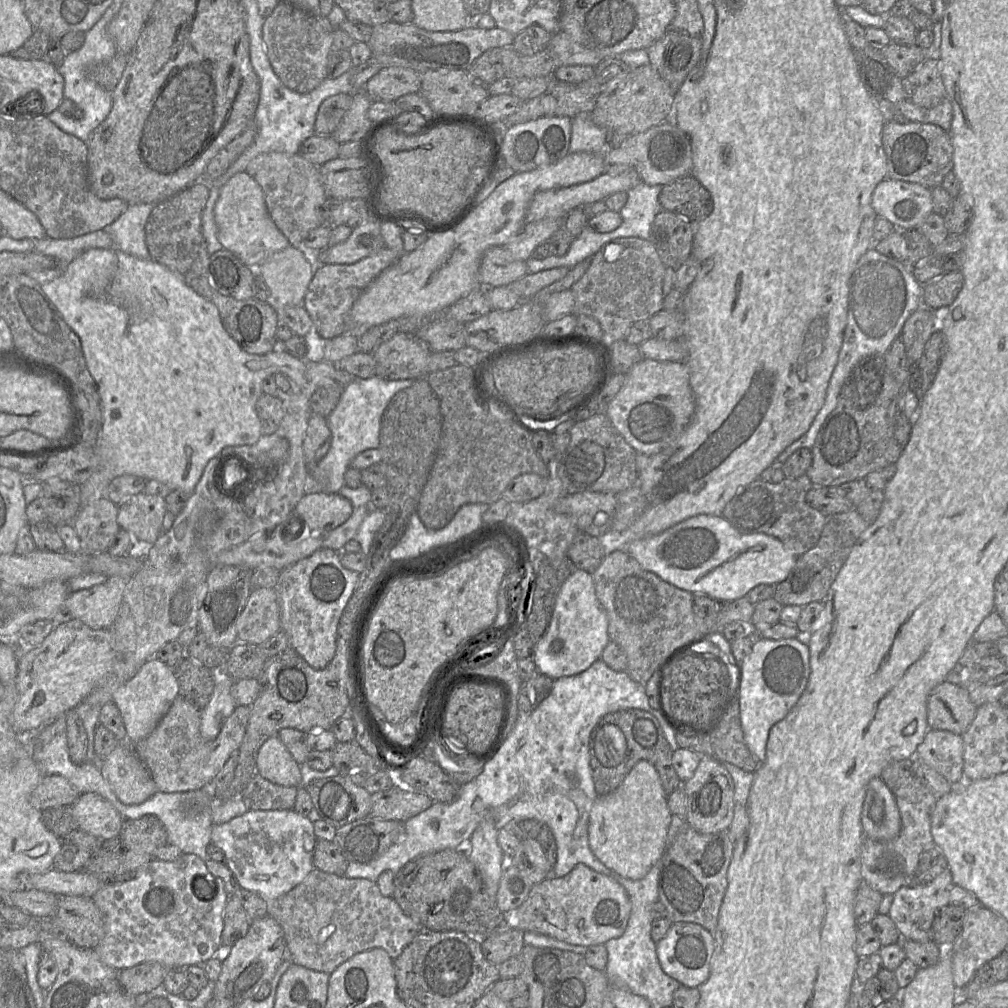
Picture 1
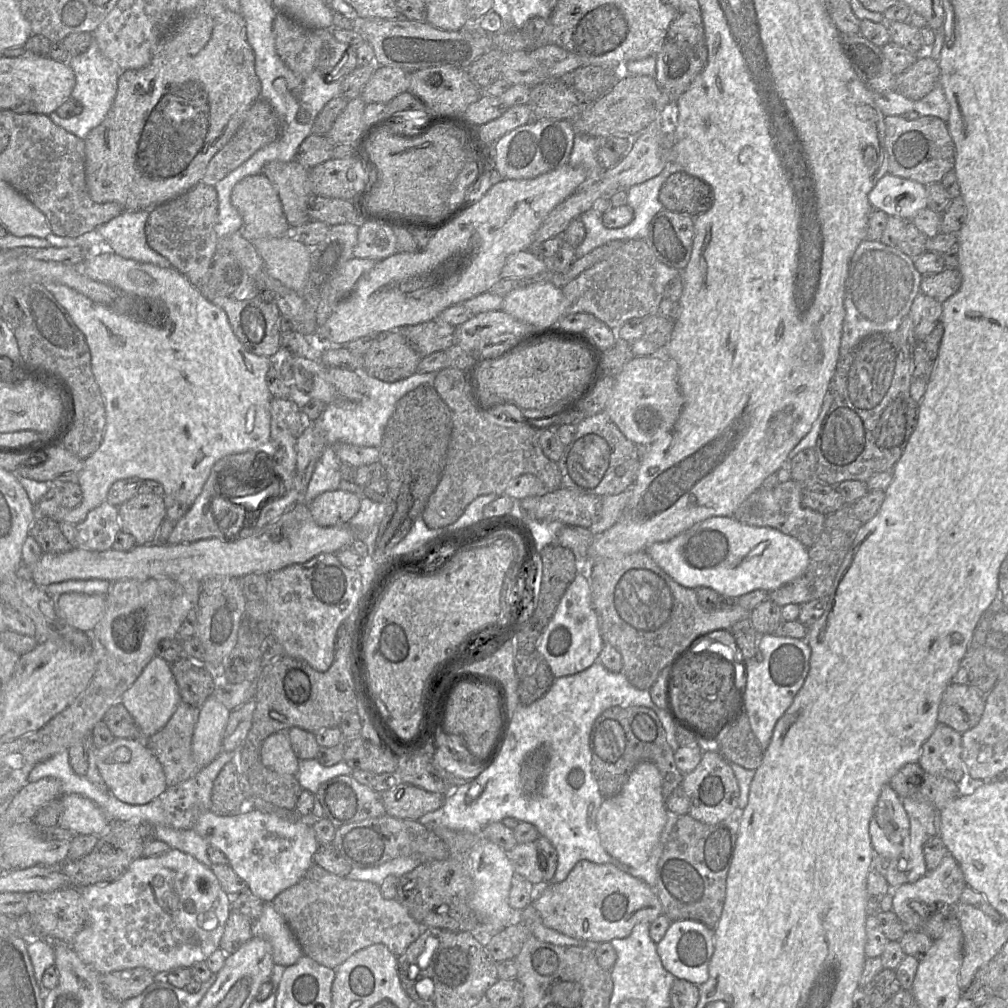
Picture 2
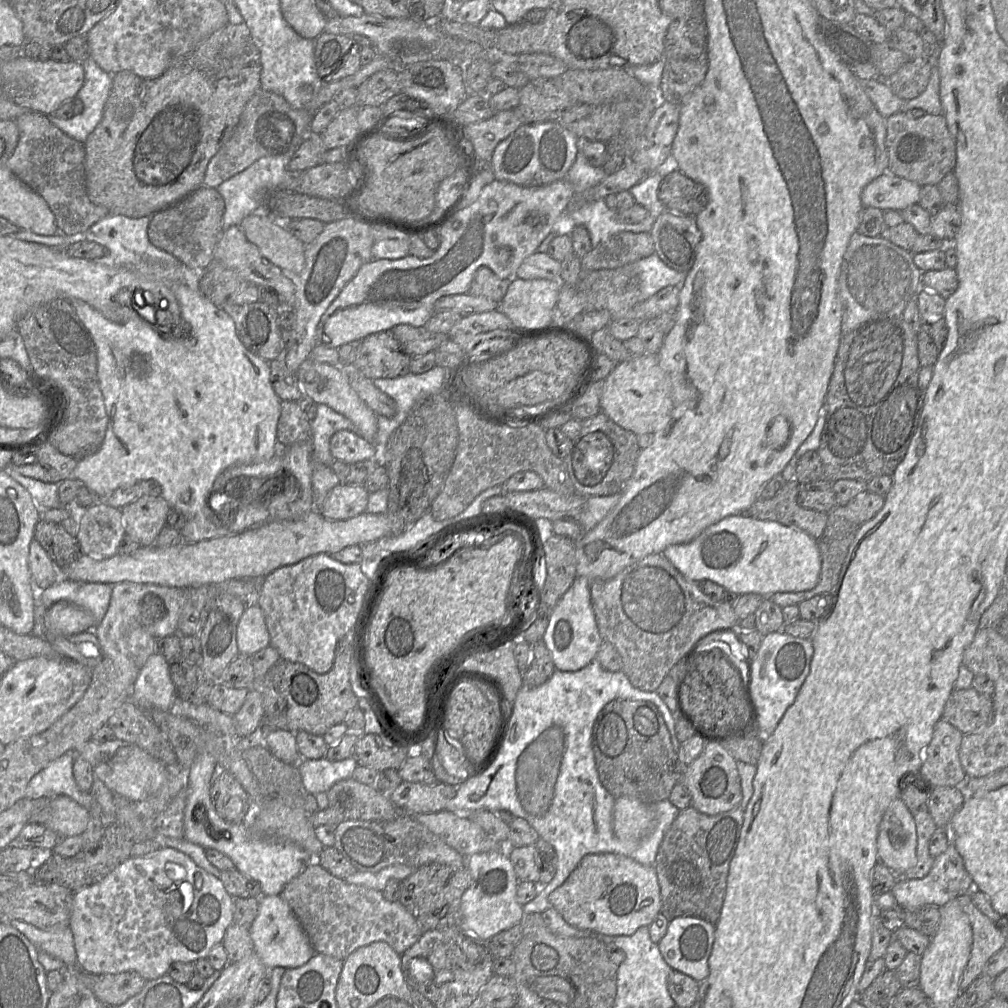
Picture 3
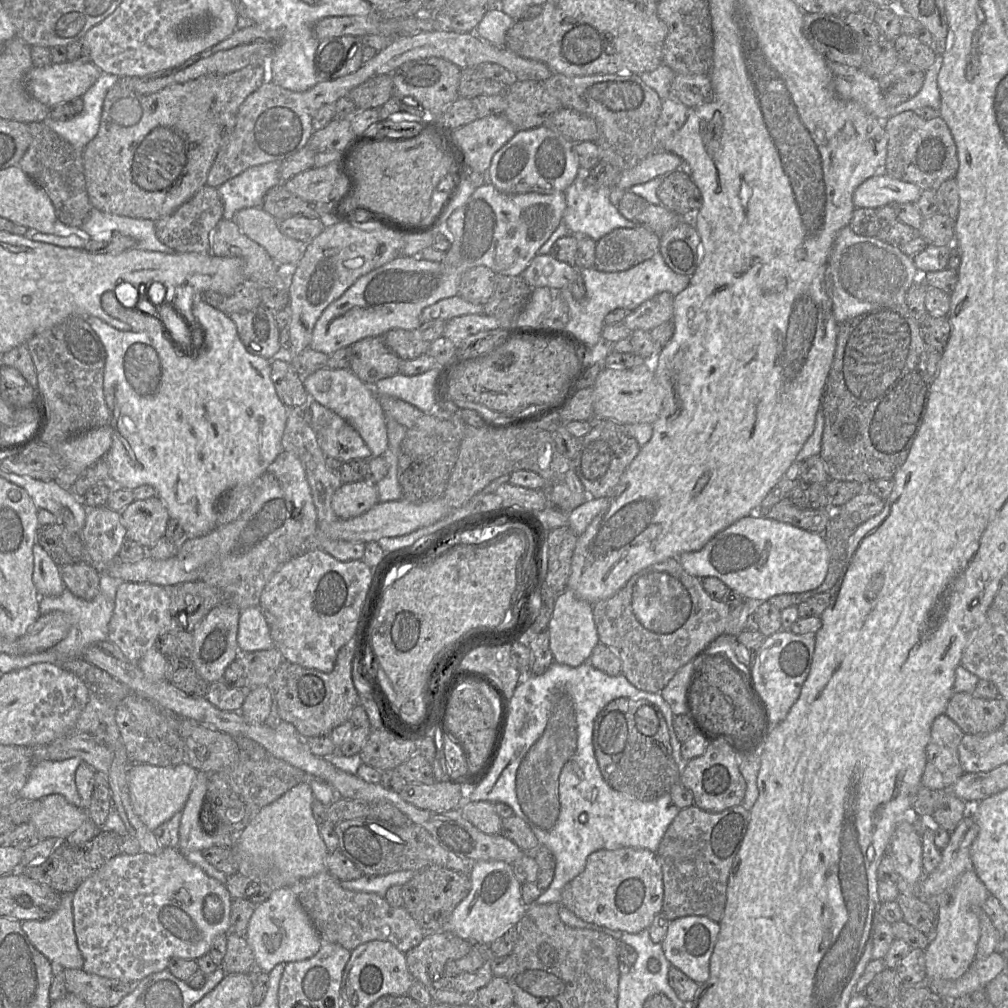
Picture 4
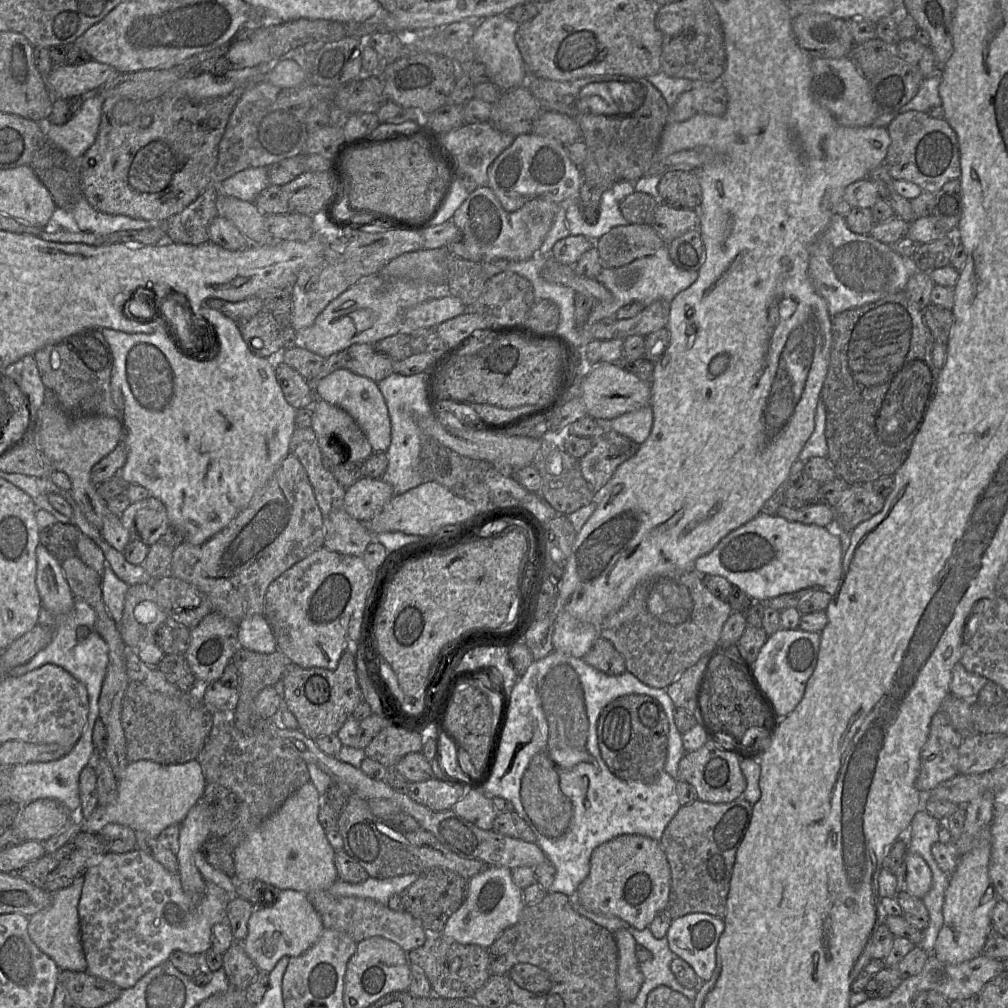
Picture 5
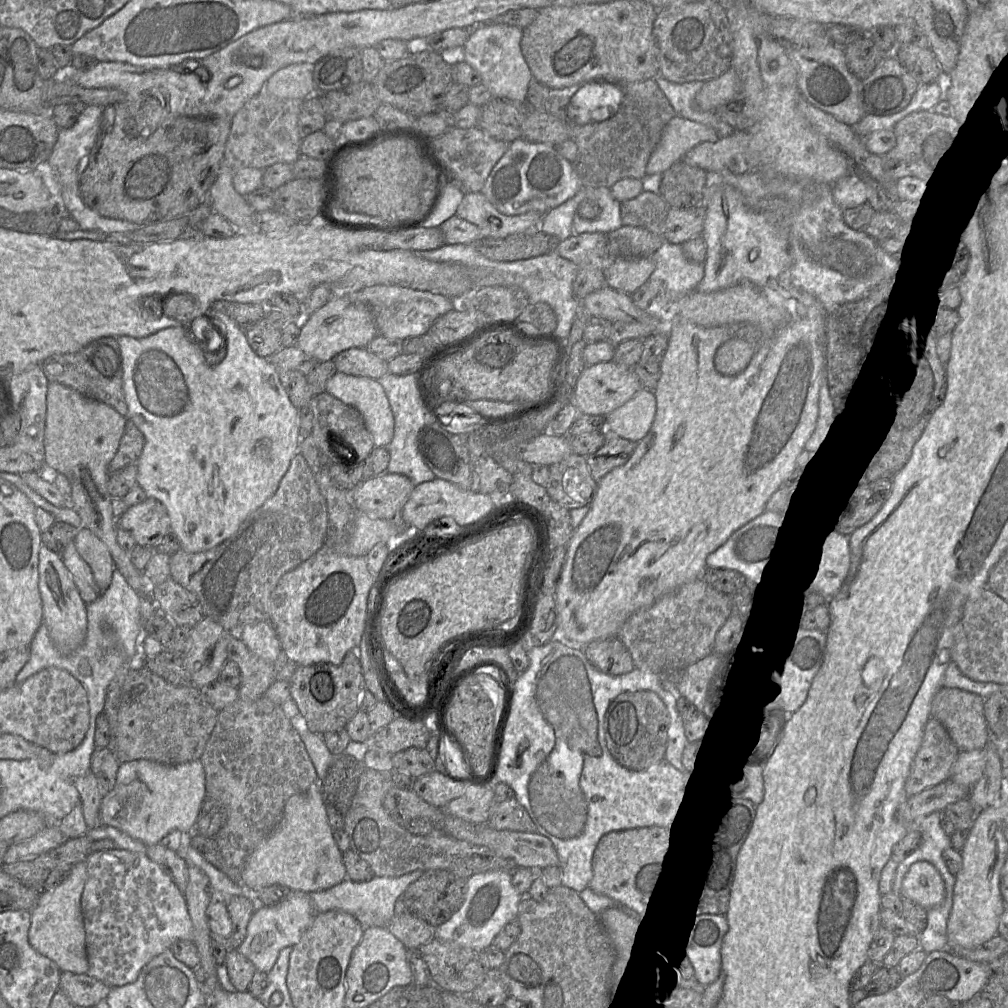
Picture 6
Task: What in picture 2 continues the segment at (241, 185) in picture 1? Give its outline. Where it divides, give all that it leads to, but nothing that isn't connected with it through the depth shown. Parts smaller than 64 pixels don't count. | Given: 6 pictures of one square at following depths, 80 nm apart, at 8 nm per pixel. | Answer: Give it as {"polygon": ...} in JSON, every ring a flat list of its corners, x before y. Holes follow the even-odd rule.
{"polygon":[[265,175,247,176,239,181,232,190,231,203,242,217,243,226,239,231,246,240,254,241,291,234,291,227,284,215,278,193]]}

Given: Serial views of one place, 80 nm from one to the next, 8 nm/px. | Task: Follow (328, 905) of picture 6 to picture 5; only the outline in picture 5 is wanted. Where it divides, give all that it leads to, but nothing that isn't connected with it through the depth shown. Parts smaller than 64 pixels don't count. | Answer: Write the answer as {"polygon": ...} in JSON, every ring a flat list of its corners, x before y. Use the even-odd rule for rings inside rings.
{"polygon":[[407,874,386,879,369,877,364,882,357,884,337,880,327,891,335,897,368,898,388,905,391,896,401,895,407,887,418,879,419,875]]}

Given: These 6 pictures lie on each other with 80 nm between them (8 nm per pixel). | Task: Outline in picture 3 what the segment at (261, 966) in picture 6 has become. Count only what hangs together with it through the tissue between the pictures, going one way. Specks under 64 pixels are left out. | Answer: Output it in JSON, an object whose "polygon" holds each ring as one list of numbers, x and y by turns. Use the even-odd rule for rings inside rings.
{"polygon":[[280,895,261,896,259,899,259,911,249,932,254,952,262,963,269,970,275,967,296,968,307,963,315,955,315,951,289,905]]}

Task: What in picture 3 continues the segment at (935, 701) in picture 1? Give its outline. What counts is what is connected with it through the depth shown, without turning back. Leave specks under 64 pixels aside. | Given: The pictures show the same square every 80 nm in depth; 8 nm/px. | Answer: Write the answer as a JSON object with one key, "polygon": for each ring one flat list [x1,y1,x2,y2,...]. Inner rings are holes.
{"polygon":[[970,687,951,692,942,719,967,734,986,726,992,715,992,696,983,695]]}

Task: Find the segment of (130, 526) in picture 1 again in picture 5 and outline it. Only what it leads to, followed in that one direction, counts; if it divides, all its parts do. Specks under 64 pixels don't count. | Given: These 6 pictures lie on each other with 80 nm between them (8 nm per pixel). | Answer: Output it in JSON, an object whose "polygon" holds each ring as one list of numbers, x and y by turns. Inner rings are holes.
{"polygon":[[155,497,130,504,121,514,121,522,131,540,149,547,157,543,170,526,165,505]]}

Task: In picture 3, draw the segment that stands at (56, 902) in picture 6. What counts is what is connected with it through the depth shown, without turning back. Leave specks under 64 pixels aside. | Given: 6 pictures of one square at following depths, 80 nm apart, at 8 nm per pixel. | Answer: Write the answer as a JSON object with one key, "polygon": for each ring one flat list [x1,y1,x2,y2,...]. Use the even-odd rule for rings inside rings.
{"polygon":[[4,920,26,936,39,951,61,960,65,966,78,965,73,933,69,924,57,924,41,929,21,920]]}

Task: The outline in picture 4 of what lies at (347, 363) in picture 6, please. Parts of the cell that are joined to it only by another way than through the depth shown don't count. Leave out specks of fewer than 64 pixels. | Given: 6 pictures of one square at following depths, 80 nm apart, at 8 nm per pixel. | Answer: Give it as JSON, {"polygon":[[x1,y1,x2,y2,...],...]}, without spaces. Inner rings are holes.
{"polygon":[[366,337,351,347,349,369,370,387,400,370,401,359,386,345,383,337]]}

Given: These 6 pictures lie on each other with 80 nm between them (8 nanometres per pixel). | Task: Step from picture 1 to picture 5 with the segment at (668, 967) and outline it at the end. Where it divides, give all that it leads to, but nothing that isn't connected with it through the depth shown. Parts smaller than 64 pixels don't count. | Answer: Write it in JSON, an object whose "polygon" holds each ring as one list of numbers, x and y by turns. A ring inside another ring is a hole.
{"polygon":[[690,913,671,920,666,934,670,950,686,961,695,971,701,982,708,981,716,966,716,947,724,930,722,918,707,913]]}

